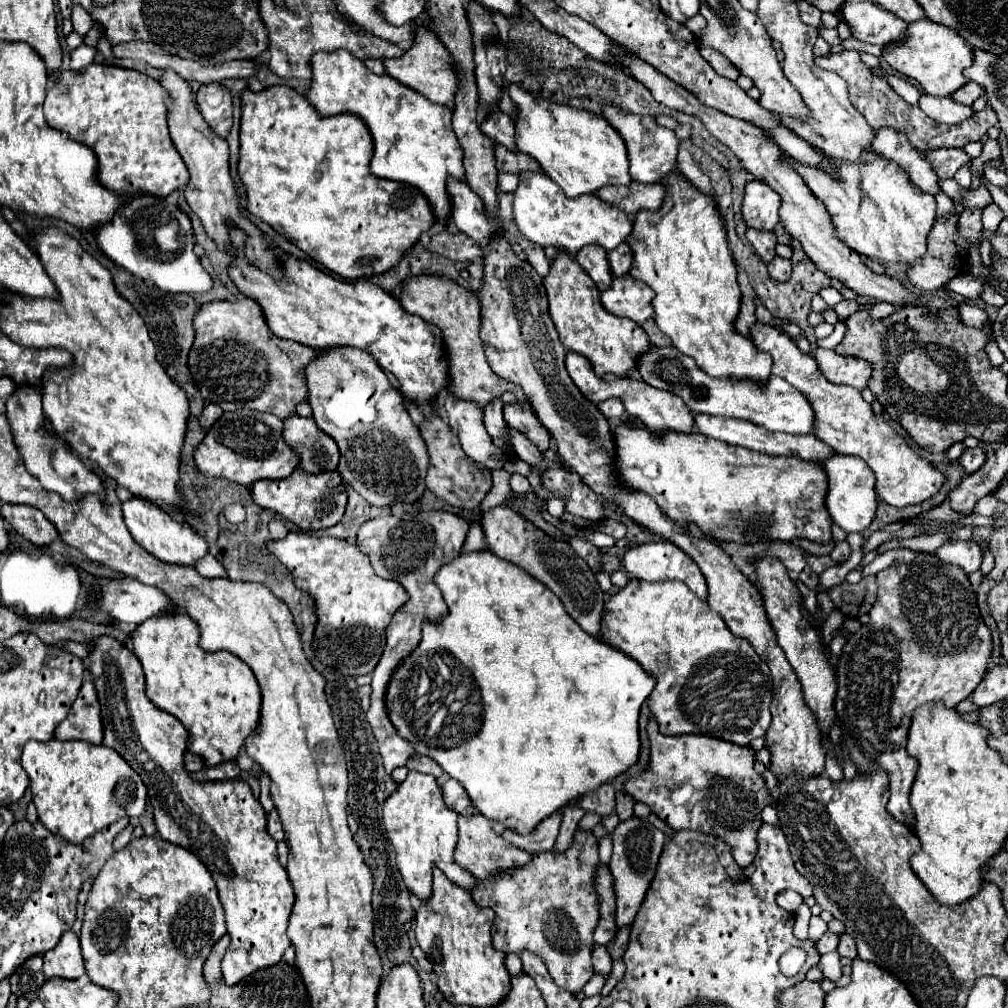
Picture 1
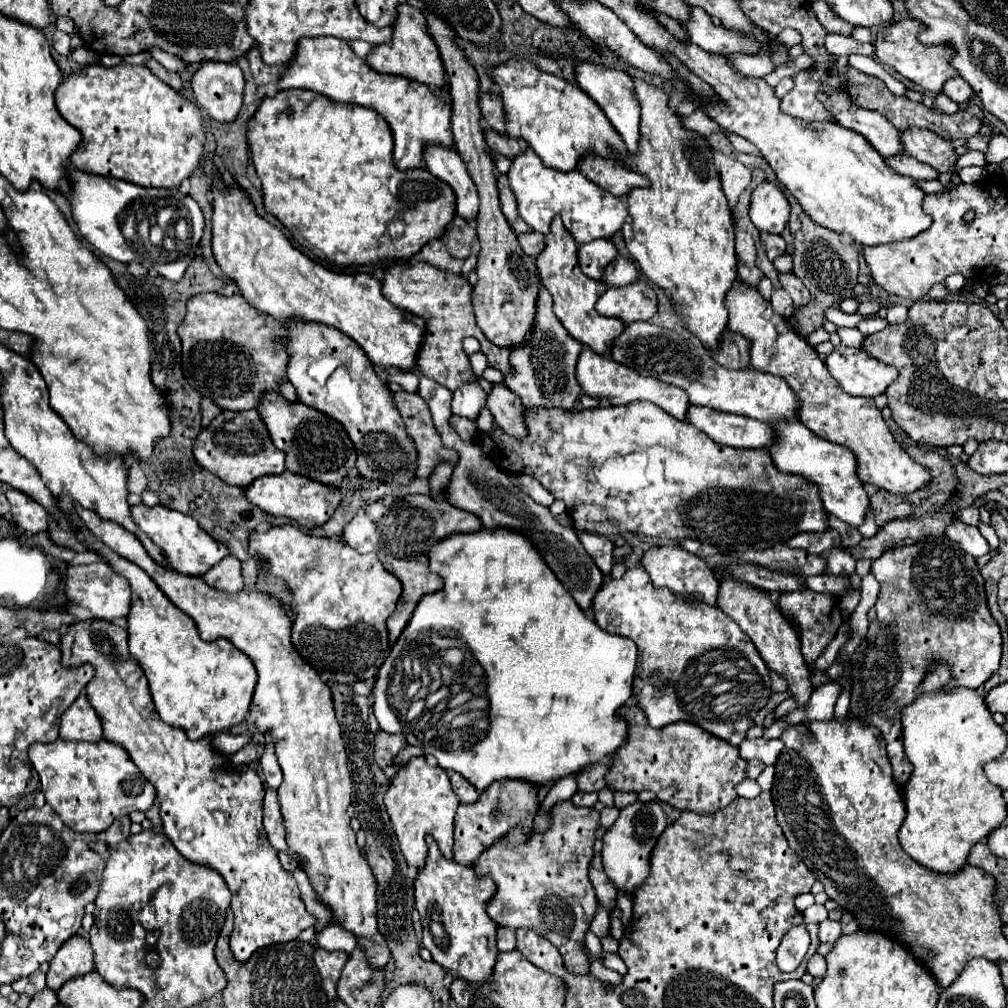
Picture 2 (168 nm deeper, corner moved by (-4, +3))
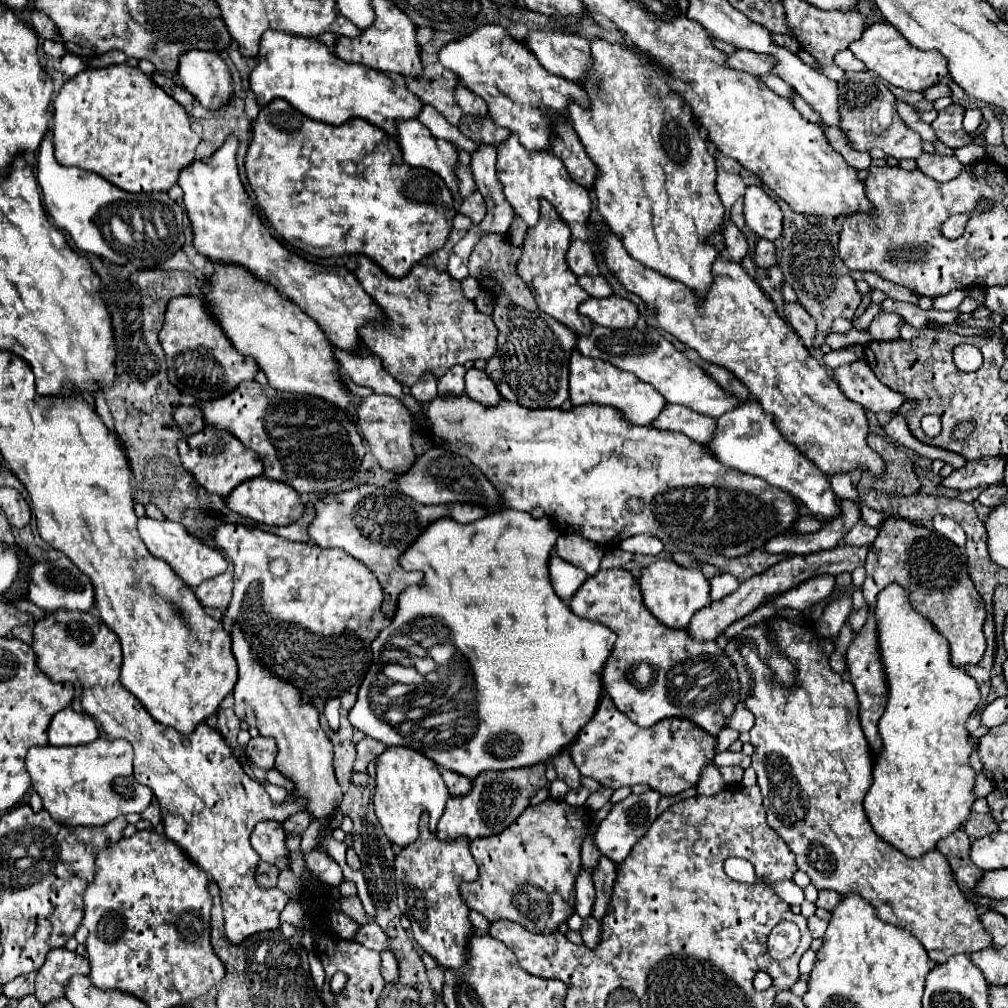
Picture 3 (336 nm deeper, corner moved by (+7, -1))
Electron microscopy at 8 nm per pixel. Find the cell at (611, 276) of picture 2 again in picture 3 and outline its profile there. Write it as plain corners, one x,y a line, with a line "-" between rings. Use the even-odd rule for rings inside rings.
583,275
583,277
579,277
579,285
581,285
591,297
609,297
609,295
611,295
611,287
609,287
609,283
607,283
601,275
597,275
597,277
587,277
587,275

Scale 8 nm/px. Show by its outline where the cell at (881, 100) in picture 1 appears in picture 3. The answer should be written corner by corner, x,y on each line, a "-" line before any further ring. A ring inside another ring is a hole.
955,103
949,105
947,109
939,111
937,119
933,121
933,131
935,131
937,139
943,141
945,145
949,145
951,149
969,145
975,139
975,135
971,135
963,129
963,107
955,105

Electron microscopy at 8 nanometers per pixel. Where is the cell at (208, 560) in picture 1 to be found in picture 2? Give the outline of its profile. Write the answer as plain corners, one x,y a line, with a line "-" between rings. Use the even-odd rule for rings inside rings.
234,555
224,557
224,561
214,565
212,569
208,569
208,573
204,573
204,579
208,581
208,585
212,585
216,589
224,589
224,591
244,589
240,561

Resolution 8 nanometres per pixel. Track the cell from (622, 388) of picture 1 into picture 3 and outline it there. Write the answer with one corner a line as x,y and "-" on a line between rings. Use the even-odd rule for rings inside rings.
577,349
573,351
569,363
569,395
573,407
585,403
609,405
617,409
623,415
623,419
633,425
651,425
665,407
665,399
649,383
639,381
633,373
621,371
607,361
583,357

